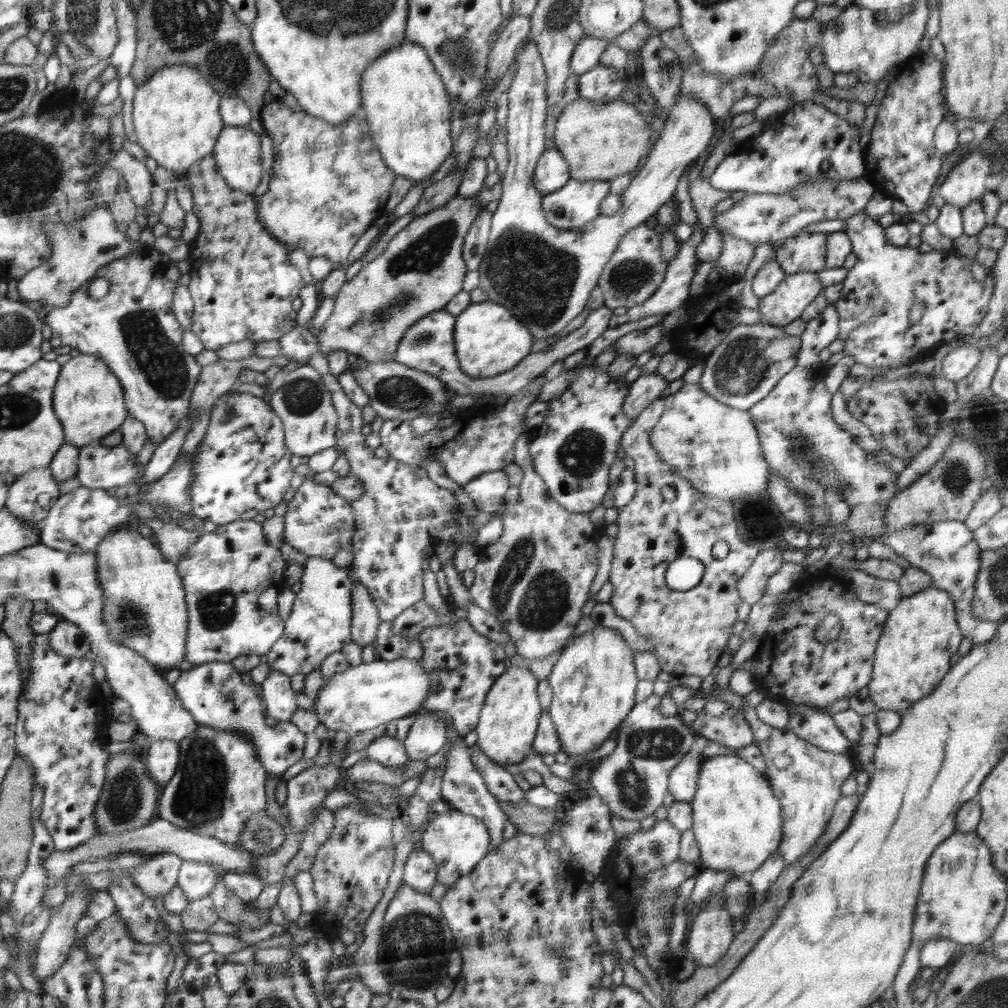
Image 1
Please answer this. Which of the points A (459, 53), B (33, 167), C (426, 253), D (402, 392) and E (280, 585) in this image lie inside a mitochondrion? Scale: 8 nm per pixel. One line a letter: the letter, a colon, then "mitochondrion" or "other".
A: mitochondrion
B: mitochondrion
C: mitochondrion
D: mitochondrion
E: other

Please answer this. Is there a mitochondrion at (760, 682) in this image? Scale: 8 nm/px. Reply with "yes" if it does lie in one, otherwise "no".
no

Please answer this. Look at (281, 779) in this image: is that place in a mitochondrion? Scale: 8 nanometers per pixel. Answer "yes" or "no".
no

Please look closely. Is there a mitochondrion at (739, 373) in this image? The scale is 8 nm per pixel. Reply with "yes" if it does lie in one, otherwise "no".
yes

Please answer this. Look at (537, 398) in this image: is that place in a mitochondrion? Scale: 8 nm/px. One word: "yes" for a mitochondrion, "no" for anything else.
no

